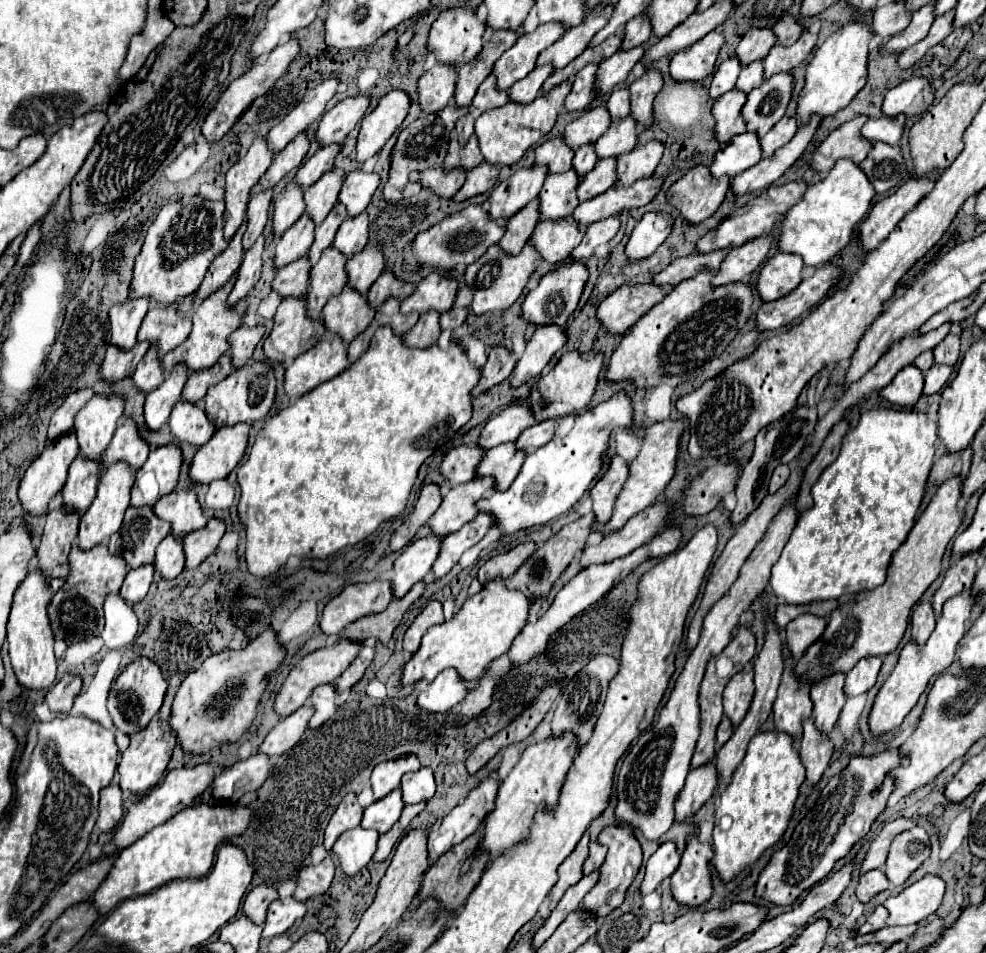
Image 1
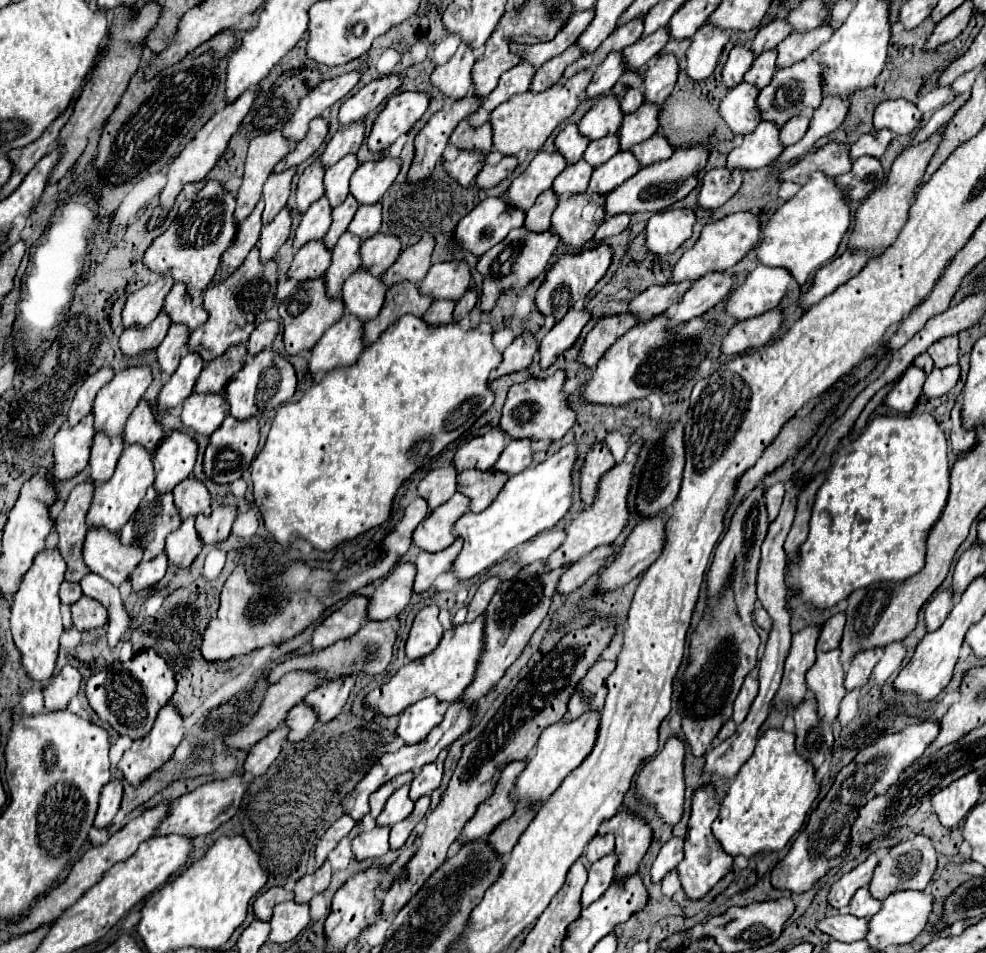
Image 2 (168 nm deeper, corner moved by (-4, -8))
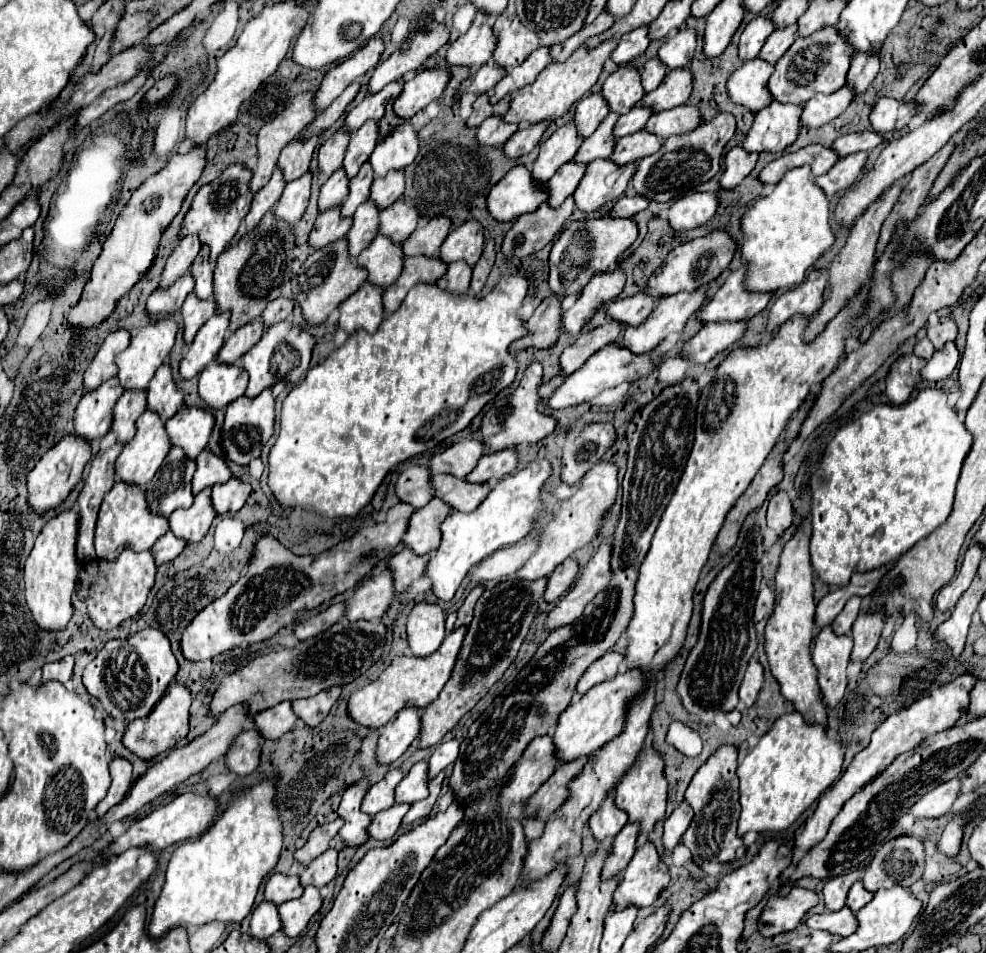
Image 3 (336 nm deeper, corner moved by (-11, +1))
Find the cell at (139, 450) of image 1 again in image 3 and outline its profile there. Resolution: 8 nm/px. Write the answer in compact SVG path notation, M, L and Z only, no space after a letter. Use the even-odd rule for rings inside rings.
M164 363L154 379L148 385L148 409L158 413L162 417L162 421L170 419L178 407L184 405L182 399L182 391L178 389L174 377L172 377L172 369L168 363Z

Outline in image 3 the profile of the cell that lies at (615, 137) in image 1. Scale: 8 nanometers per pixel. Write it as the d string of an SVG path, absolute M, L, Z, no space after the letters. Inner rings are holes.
M682 67L678 71L668 71L664 81L656 91L650 91L640 101L642 105L652 107L654 111L672 109L676 105L684 105L692 93L692 71L690 67Z

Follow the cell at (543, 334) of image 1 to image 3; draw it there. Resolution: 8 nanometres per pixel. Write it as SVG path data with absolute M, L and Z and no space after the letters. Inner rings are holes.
M622 267L612 271L604 271L602 275L594 275L586 289L582 289L574 307L564 311L562 325L568 333L580 333L582 327L598 313L598 309L608 303L608 299L616 299L626 283L626 273Z

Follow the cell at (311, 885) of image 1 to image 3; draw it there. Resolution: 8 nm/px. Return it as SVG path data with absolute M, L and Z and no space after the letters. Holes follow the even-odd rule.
M328 849L326 853L318 855L318 859L314 859L306 867L306 871L300 875L300 883L304 887L306 885L314 885L314 887L328 885L336 877L336 859L338 859L336 849Z

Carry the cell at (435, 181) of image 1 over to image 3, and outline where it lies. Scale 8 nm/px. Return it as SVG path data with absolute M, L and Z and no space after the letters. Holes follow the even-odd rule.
M492 115L490 119L486 119L480 127L478 127L478 143L482 145L504 145L516 131L520 125L516 123L504 123L504 119L498 115Z

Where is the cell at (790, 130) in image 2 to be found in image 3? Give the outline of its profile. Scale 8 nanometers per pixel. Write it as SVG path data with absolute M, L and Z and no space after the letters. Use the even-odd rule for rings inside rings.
M846 83L832 95L816 95L804 105L802 125L822 127L824 123L830 123L832 119L842 115L852 101L854 101L854 87L850 87L850 83Z

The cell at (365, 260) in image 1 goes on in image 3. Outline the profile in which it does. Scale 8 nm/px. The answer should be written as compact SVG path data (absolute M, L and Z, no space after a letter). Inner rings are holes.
M404 199L394 201L380 211L380 233L394 243L402 243L416 229L418 217L418 207L414 207L414 203L406 203Z

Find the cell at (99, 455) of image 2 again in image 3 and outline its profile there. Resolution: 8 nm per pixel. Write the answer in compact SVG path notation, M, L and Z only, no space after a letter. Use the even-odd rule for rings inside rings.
M124 391L114 407L112 429L118 433L120 443L128 443L136 433L136 419L146 409L146 391Z

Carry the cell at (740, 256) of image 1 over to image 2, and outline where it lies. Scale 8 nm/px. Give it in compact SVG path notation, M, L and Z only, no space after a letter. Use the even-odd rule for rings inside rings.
M709 272L707 276L699 278L681 298L681 302L671 308L671 326L701 316L719 304L733 290L733 280L735 276L729 272Z

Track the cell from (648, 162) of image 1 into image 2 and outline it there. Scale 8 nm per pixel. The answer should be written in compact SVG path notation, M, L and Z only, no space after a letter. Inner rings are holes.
M653 134L649 140L645 140L641 144L635 144L631 148L631 152L639 160L641 168L645 168L645 166L651 166L659 160L667 160L673 154L673 148L669 146L669 142L663 136Z

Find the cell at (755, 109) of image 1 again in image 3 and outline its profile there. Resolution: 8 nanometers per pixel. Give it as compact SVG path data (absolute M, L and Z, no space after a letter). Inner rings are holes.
M822 27L822 31L814 31L814 35L808 35L806 39L798 37L774 65L768 89L776 101L796 105L806 103L816 93L830 95L846 83L846 71L850 69L852 53L854 51L850 51L850 47L842 43L842 35L838 35L834 27Z

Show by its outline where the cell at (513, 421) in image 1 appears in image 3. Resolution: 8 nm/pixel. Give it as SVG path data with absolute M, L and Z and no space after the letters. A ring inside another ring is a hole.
M462 439L448 447L442 453L436 453L428 461L428 469L432 475L448 473L454 477L466 477L484 455L484 445L480 439Z

